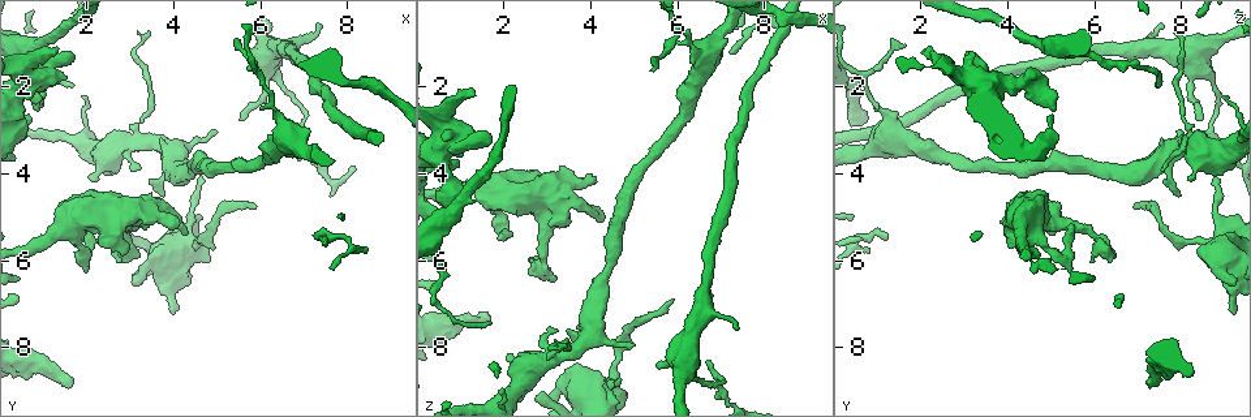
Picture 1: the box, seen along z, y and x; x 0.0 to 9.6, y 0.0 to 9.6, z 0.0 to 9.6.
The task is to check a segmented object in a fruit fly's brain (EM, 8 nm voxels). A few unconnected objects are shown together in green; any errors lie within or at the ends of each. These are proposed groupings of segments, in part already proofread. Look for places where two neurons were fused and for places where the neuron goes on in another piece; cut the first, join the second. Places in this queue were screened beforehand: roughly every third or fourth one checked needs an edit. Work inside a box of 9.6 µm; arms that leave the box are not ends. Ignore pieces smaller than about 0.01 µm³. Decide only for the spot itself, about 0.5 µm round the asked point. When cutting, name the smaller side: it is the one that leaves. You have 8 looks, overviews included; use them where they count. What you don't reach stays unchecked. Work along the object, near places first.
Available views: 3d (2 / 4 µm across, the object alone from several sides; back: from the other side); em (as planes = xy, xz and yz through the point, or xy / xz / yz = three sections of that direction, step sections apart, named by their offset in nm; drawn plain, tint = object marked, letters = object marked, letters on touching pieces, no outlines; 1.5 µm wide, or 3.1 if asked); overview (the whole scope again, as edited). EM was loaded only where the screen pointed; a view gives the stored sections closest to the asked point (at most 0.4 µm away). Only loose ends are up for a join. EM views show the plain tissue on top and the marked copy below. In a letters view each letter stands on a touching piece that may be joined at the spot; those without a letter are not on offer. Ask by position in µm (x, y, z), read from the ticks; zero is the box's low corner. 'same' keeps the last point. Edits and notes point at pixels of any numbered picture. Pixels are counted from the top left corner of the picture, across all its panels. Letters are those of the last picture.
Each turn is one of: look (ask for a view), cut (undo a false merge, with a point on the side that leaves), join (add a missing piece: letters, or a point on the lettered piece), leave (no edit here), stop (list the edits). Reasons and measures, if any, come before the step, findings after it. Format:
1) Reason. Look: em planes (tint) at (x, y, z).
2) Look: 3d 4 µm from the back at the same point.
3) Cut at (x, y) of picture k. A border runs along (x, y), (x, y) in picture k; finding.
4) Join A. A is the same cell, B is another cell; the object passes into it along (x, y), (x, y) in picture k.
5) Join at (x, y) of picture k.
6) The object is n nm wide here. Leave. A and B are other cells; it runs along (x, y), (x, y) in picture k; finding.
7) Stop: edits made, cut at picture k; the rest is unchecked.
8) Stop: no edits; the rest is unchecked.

Tapers out. Look: em planes (letters) at (1.70, 1.95, 7.40).

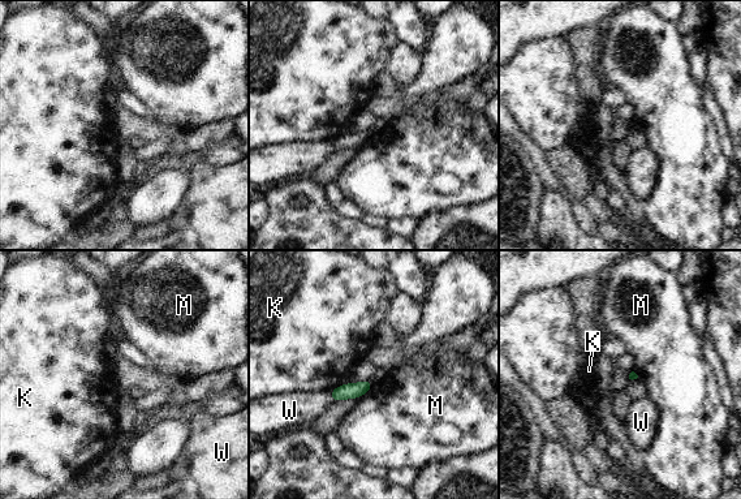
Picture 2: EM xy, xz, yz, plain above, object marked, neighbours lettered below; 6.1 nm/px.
Leave. K, M and W are other cells; a border runs along (374, 384), (357, 399) in picture 2; no lettered piece goes on from it.

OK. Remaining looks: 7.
Branch stops here. Look: em planes (letters) at (7.40, 0.60, 7.55).

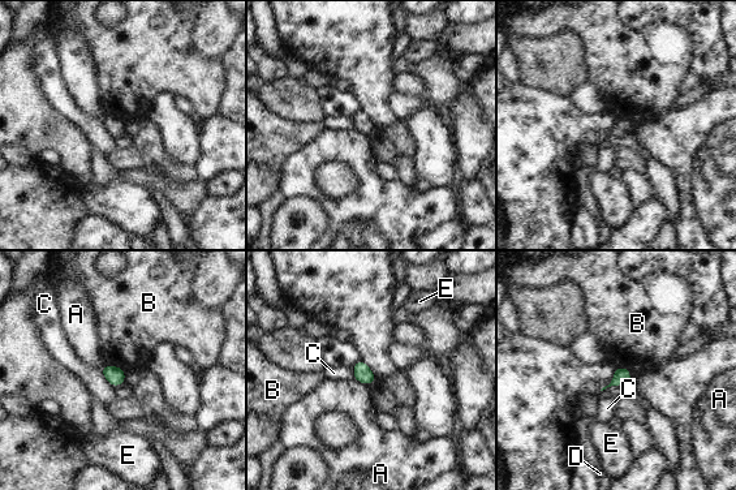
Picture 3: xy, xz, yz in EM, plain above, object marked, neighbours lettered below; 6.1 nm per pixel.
The longest contact is with C, 130 nm. Leave. A, B, C, D and E are other cells; none of them fits.

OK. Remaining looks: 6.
Tapers out. Look: 3d 4 µm at (7.25, 5.55, 1.20).

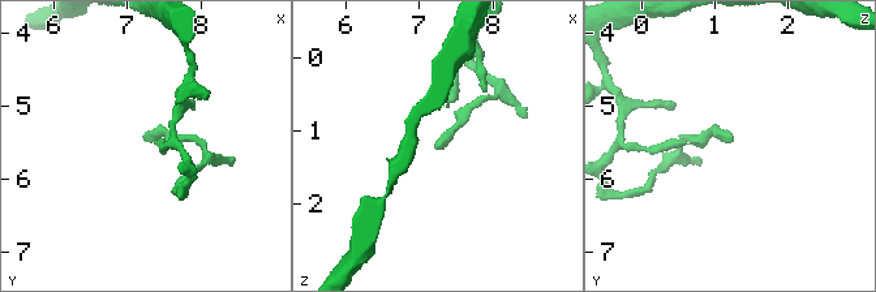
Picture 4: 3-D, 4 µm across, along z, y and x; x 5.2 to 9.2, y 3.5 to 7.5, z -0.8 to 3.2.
Shape alone is not enough. Look: em yz step 8 (tint) at (7.30, 5.55, 1.25).

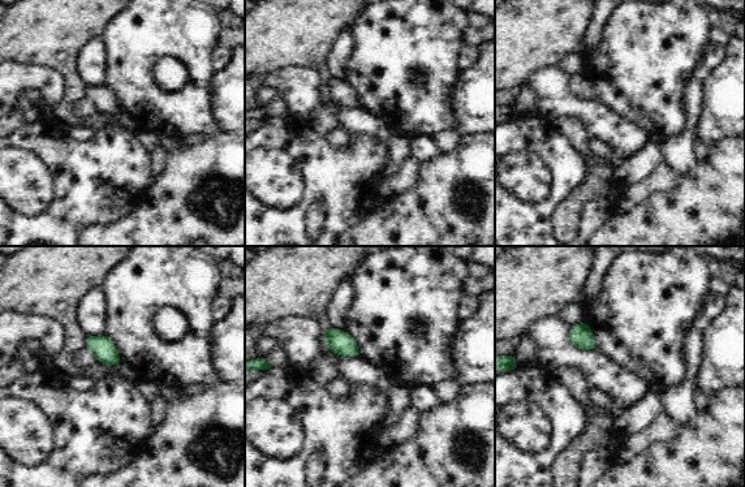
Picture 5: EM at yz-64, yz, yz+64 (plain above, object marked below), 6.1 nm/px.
Look: em planes (letters) at the same point.

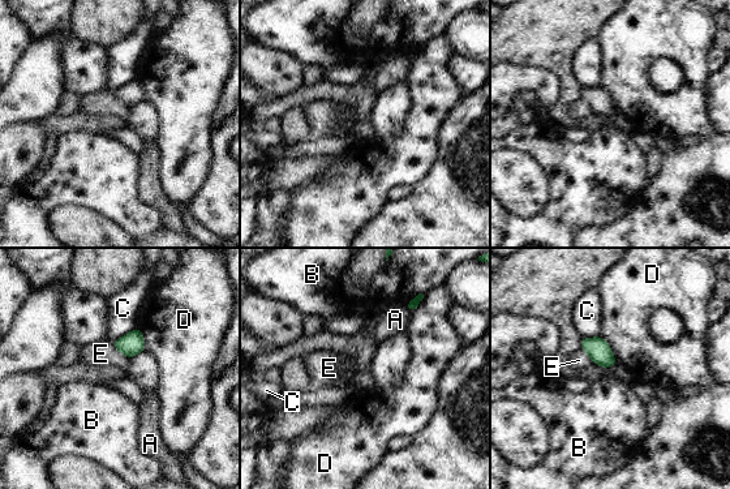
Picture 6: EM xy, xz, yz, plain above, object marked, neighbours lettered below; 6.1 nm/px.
Leave. A, B, C, D and E are other cells; a border runs along (600, 335), (608, 343), (617, 363) in picture 6; no lettered piece goes on from it.

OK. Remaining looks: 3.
Stop: no edits; the rest is unchecked.

